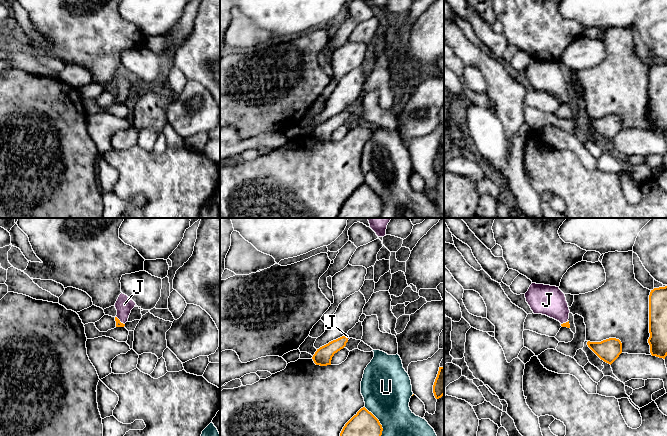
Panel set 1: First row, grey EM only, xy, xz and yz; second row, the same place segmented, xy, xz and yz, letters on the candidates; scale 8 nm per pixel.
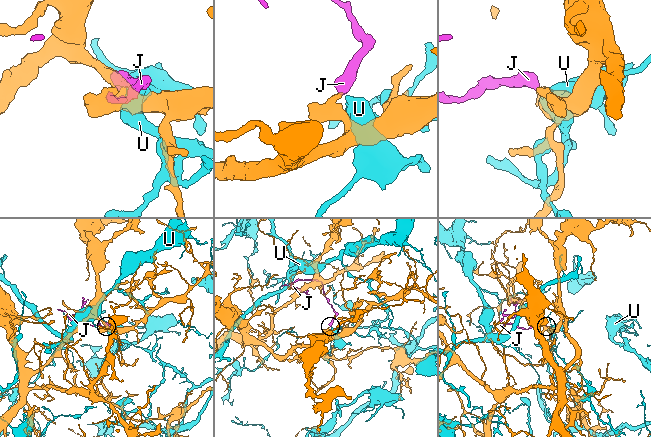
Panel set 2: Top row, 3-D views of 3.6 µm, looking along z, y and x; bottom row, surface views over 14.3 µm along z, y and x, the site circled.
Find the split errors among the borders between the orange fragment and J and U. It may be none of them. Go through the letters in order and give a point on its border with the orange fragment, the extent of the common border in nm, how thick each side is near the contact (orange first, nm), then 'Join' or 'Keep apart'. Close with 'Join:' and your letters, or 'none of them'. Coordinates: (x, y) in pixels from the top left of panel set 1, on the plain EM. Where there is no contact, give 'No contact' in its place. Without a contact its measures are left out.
J: Touches orange at xy (119, 97). Shared border 100 nm. Thickness 50 nm (orange) against 140 nm. Join
U: Touches orange at xz (380, 200). Shared border 320 nm. Thickness 320 nm (orange) against 420 nm. Keep apart
Join: J

